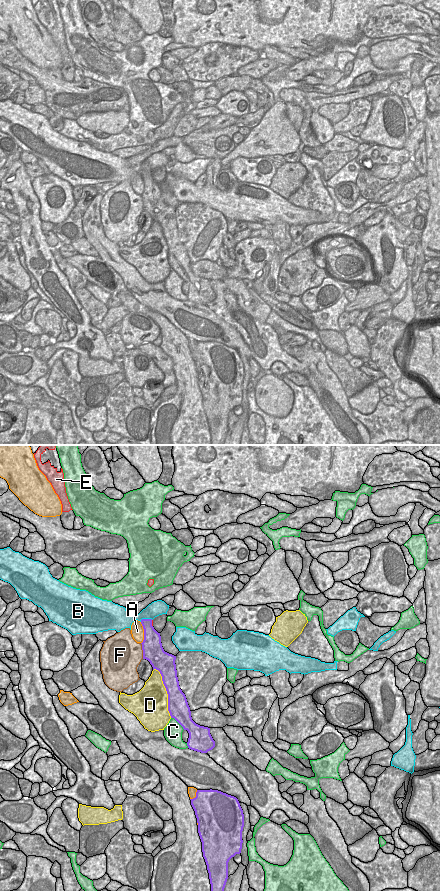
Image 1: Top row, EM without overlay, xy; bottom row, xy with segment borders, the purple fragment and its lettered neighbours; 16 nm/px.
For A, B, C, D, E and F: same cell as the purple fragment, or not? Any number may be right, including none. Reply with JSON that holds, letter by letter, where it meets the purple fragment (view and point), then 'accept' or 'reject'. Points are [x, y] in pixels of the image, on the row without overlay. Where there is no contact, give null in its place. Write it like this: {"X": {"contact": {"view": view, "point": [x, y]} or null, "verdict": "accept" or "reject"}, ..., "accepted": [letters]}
{"A": {"contact": {"view": "xy", "point": [144, 185]}, "verdict": "reject"}, "B": {"contact": {"view": "xy", "point": [146, 171]}, "verdict": "reject"}, "C": {"contact": {"view": "xy", "point": [178, 274]}, "verdict": "reject"}, "D": {"contact": {"view": "xy", "point": [167, 244]}, "verdict": "reject"}, "E": {"contact": {"view": "xy", "point": [151, 175]}, "verdict": "accept"}, "F": {"contact": {"view": "xy", "point": [143, 203]}, "verdict": "reject"}, "accepted": ["E"]}

